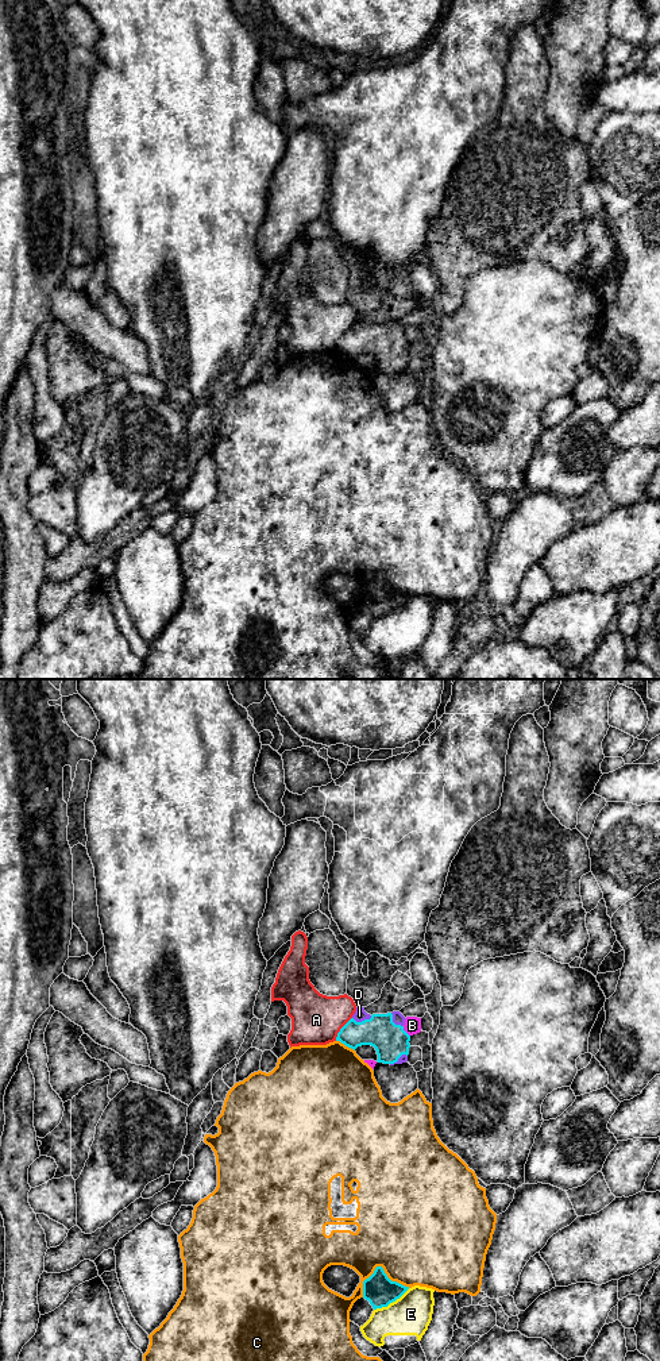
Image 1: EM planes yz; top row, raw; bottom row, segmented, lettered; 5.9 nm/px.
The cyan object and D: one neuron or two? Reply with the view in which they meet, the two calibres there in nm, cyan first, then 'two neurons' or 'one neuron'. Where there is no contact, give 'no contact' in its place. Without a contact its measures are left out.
yz | 200/70 nm | one neuron

